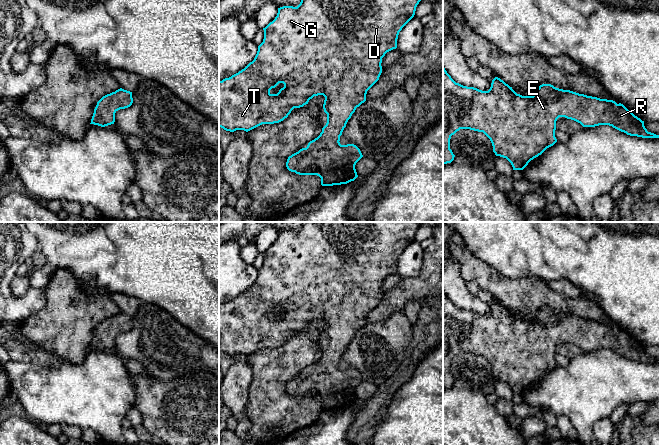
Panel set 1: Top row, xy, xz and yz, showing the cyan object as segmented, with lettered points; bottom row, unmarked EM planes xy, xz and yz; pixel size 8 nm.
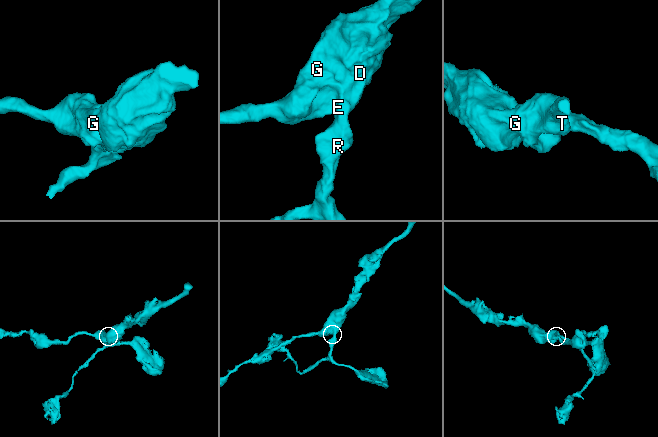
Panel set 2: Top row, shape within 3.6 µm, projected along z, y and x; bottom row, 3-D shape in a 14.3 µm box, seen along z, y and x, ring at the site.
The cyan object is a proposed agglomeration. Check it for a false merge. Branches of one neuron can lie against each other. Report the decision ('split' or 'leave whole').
leave whole

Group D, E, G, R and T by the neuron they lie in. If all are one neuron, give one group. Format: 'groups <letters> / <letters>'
groups D E G R T

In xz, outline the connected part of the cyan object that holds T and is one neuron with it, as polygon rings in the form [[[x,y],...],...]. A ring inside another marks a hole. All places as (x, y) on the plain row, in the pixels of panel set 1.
[[[301,222],[301,226],[297,231],[283,230],[278,232],[275,243],[263,252],[264,263],[258,270],[254,284],[238,297],[219,305],[219,351],[230,356],[236,354],[248,356],[262,348],[279,347],[287,342],[294,332],[303,331],[314,320],[323,319],[325,321],[323,333],[327,338],[326,349],[322,352],[320,359],[310,365],[306,372],[302,372],[288,381],[286,391],[289,395],[299,399],[319,400],[322,410],[341,409],[354,405],[358,401],[355,389],[363,379],[360,373],[354,368],[341,369],[339,366],[340,360],[356,332],[366,325],[367,315],[379,304],[382,297],[382,282],[387,276],[397,272],[399,256],[414,241],[416,231],[421,224],[421,222]],[[279,307],[283,307],[284,311],[277,318],[271,318],[270,314],[275,312]]]

